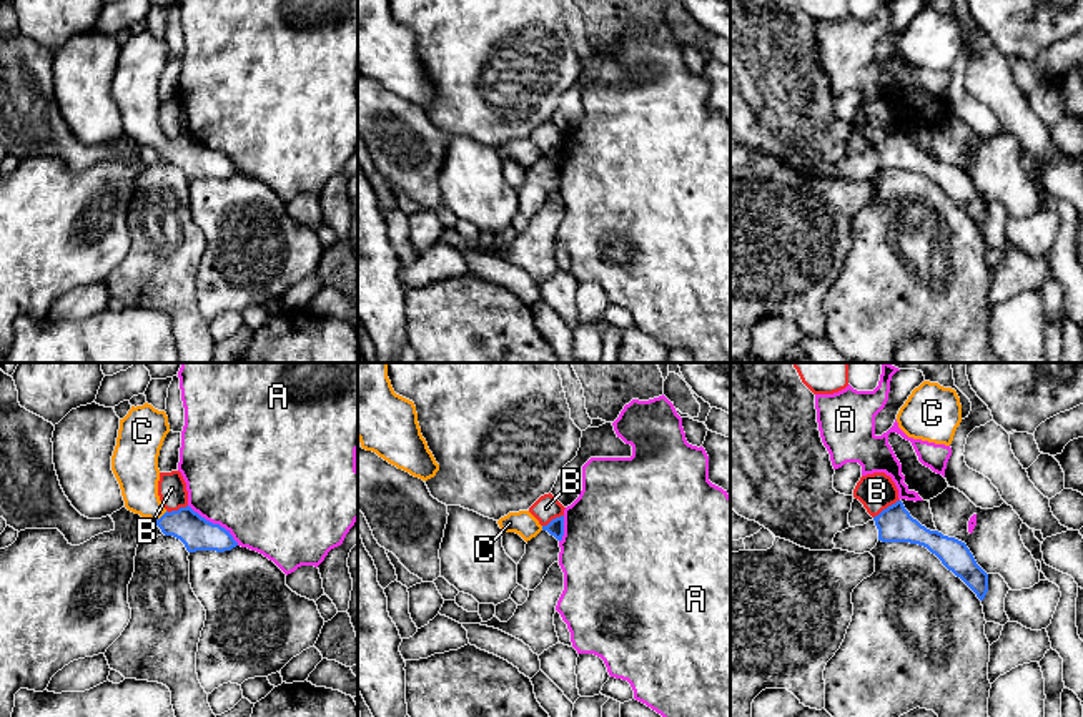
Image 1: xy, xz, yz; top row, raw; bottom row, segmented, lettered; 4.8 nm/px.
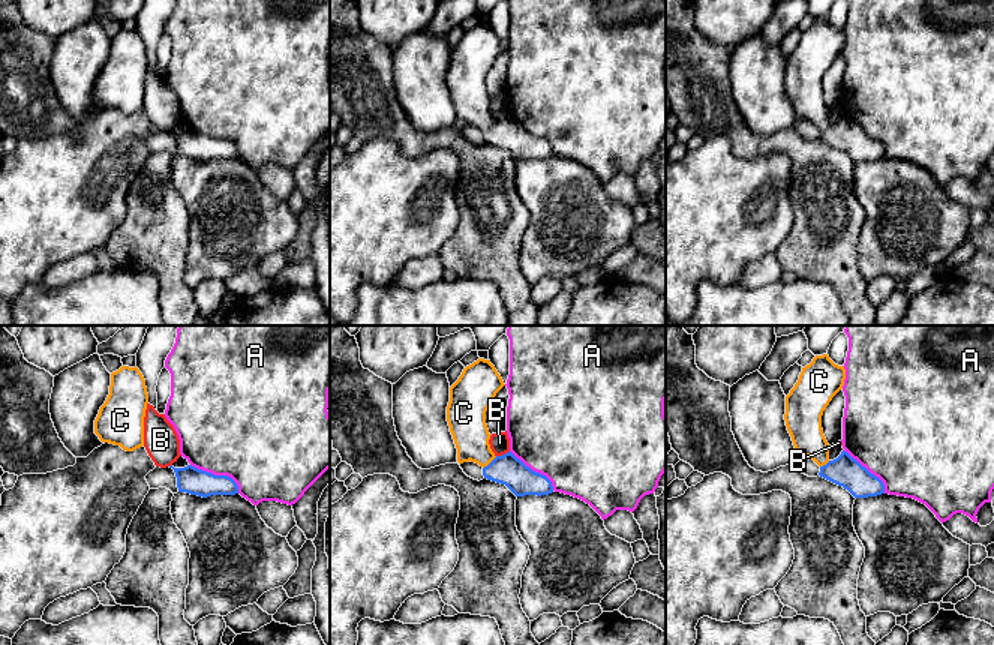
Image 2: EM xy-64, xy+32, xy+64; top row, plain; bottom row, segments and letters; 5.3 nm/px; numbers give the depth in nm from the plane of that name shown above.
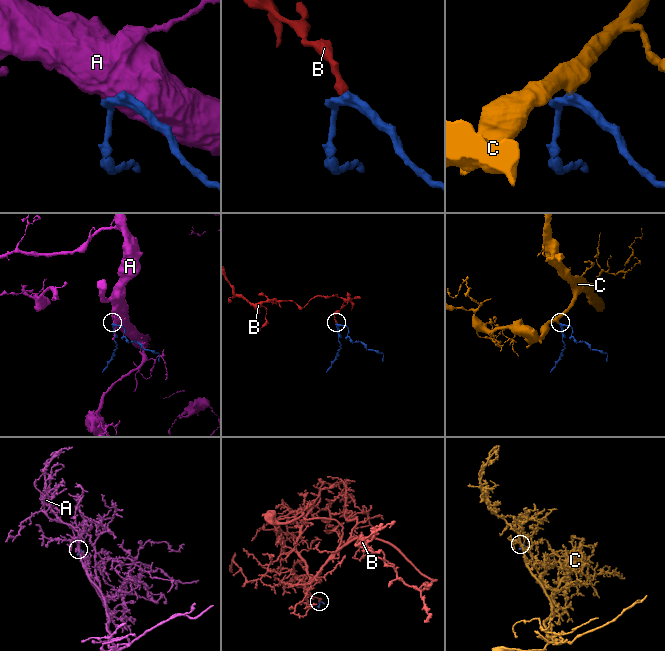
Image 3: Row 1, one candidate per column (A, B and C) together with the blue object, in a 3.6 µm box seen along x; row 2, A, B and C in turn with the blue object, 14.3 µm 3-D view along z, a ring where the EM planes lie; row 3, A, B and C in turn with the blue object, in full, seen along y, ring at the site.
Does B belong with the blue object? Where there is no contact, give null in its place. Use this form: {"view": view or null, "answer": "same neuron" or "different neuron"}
{"view": "yz", "answer": "different neuron"}

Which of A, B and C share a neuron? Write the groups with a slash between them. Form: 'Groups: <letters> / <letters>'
Groups: A / B / C

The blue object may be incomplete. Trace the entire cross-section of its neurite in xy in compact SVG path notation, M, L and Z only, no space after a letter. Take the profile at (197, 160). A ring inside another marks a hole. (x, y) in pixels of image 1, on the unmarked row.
M151 32L131 33L120 47L111 98L120 111L125 135L156 150L165 163L180 166L188 180L225 180L238 173L230 158L213 151L190 133L168 140L158 123L158 83L166 62L168 43Z

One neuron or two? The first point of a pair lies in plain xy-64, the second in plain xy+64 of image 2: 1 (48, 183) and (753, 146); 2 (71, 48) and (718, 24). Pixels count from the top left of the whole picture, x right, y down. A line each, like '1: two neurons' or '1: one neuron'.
1: two neurons
2: two neurons

